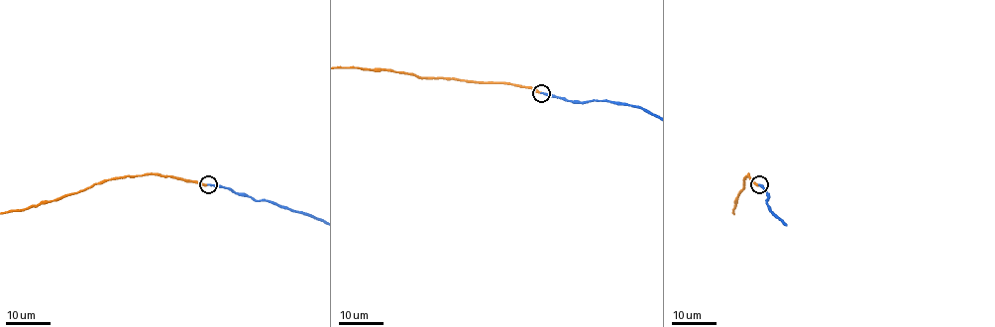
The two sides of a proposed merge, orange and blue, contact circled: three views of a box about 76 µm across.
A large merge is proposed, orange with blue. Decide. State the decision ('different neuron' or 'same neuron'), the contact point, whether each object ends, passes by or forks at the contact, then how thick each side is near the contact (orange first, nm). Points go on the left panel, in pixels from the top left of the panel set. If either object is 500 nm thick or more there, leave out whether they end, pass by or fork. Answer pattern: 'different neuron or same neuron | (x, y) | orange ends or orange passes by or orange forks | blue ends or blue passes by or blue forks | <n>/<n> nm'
same neuron | (208, 184) | orange ends | blue ends | 220/190 nm

